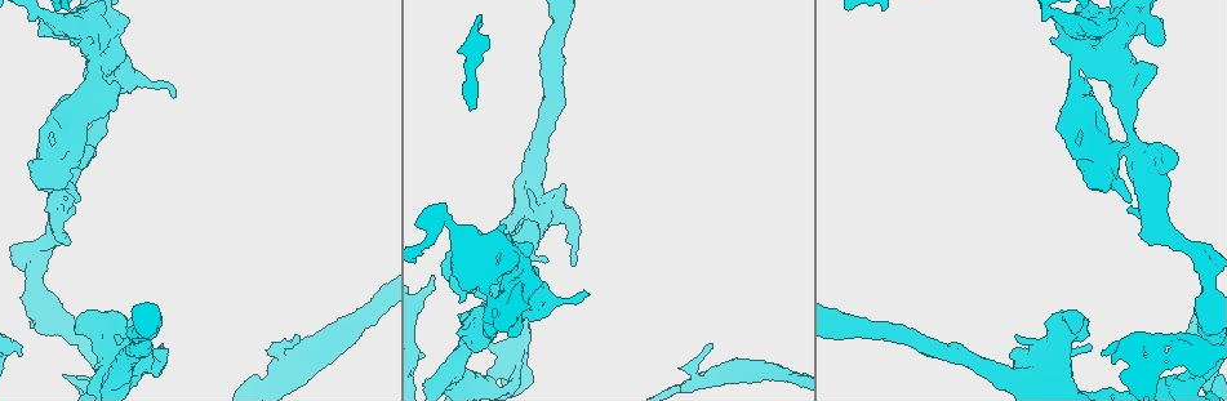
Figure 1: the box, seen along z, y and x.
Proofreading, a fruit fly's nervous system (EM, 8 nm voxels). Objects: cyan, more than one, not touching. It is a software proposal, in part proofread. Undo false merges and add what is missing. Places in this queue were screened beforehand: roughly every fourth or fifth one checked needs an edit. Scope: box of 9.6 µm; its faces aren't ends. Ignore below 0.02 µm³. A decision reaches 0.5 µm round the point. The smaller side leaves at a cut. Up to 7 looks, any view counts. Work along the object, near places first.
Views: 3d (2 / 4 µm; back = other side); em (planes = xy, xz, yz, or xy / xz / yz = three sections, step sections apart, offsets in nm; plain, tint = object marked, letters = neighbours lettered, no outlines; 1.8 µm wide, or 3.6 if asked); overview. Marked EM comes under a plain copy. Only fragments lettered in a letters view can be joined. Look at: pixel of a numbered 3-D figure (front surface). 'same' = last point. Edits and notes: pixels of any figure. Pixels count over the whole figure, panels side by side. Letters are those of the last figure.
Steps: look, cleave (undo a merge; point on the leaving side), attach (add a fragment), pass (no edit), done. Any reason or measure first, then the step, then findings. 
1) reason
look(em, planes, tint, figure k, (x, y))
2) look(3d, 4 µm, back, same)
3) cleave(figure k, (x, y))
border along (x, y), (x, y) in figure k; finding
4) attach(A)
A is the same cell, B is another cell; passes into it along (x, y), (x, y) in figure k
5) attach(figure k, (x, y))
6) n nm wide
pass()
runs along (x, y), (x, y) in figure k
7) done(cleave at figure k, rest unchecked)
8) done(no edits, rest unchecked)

free end
look(em, planes, letters, figure 1, (174, 95))

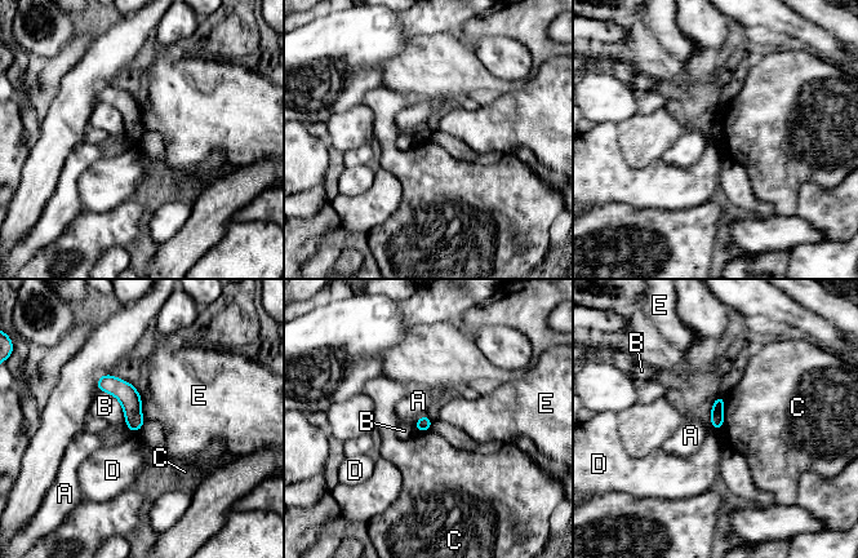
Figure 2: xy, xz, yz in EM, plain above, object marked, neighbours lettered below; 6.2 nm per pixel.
pass()
A, B, C, D and E are other cells; border along (727, 399), (723, 407), (723, 426) in figure 2; no lettered fragment goes on from it

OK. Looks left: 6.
touches itself
look(3d, 2 µm, back, figure 1, (142, 364))

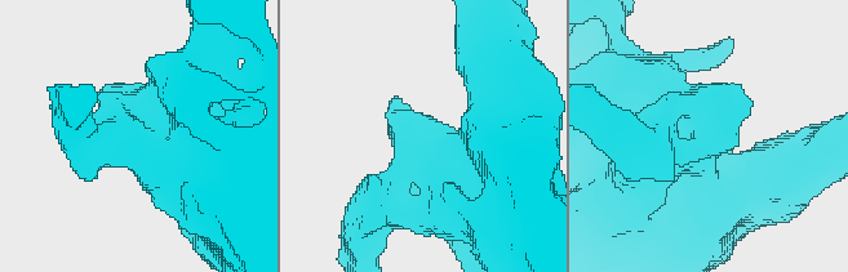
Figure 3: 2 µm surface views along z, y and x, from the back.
need the tissue
look(em, xy, step 8, letters, figure 3, (715, 127))

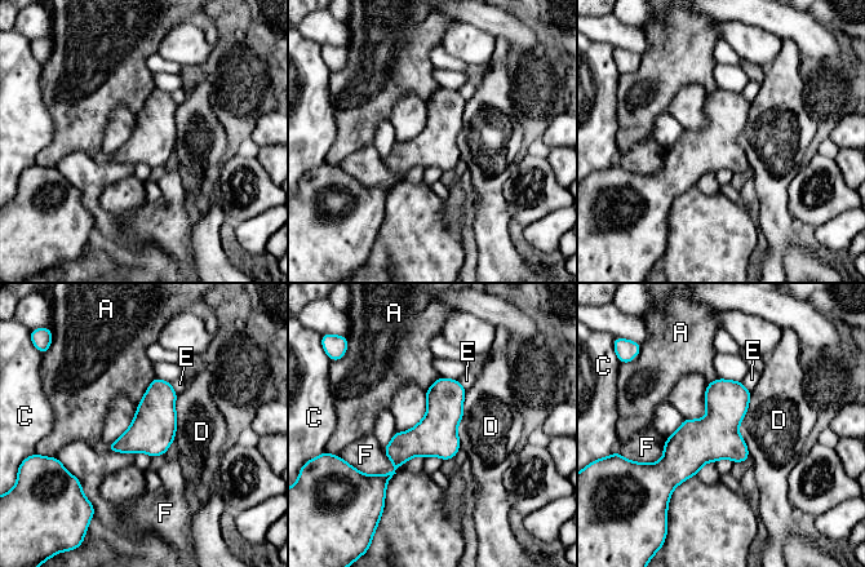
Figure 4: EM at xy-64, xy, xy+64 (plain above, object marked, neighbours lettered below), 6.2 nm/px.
260 nm wide
pass()
A, C, D, E and F are other cells; border along (752, 391), (739, 425), (749, 456) in figure 4; one neuron here

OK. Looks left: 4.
free end
look(3d, 2 µm, figure 1, (20, 355))

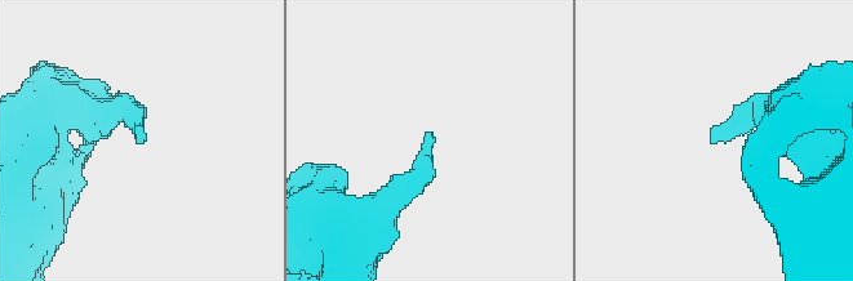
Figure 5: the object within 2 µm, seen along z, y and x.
now the EM
look(em, planes, tint, figure 5, (136, 136))

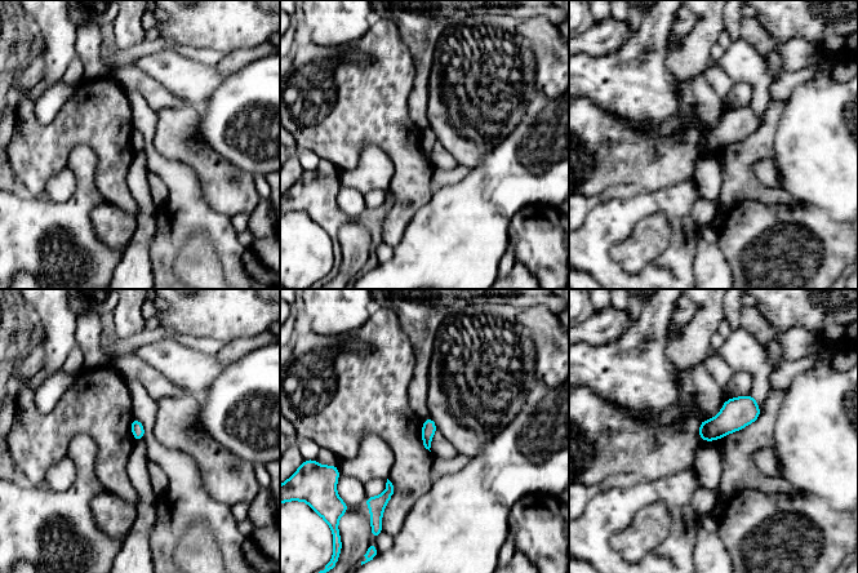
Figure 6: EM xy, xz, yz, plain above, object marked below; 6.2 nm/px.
what lies round it
look(em, planes, letters, same)

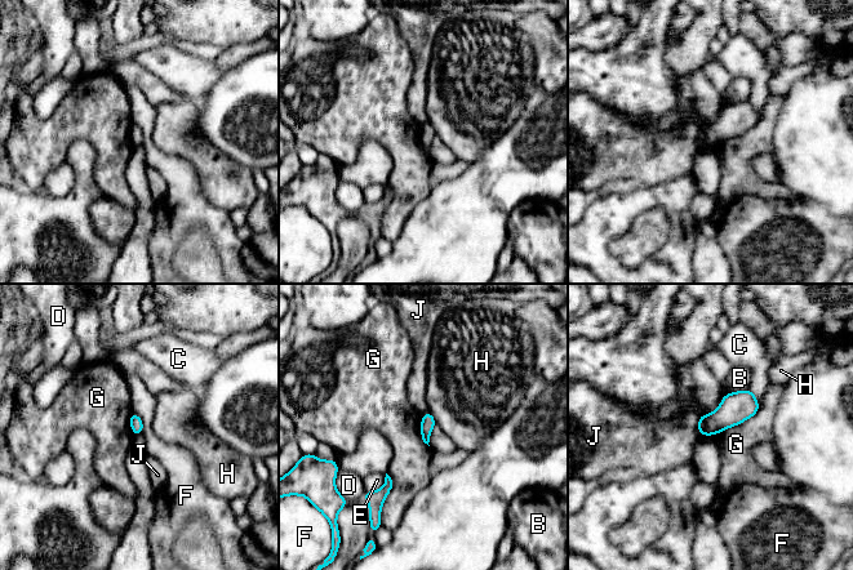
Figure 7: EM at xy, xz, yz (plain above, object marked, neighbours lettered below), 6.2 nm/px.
pass()
B, C, D, E, F, G, H and J are other cells; border along (760, 408), (740, 423), (714, 435) in figure 7; none of them fits

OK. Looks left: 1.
done(no edits, rest unchecked)

